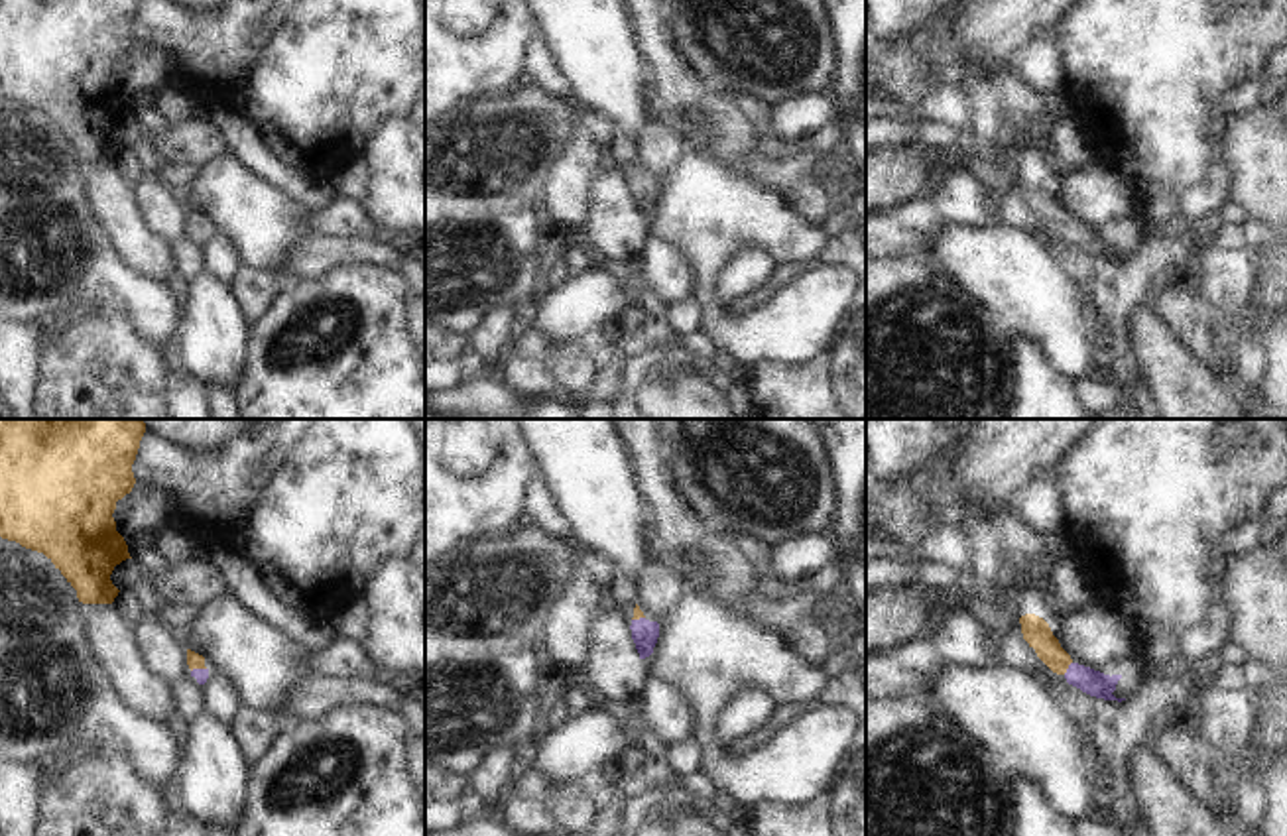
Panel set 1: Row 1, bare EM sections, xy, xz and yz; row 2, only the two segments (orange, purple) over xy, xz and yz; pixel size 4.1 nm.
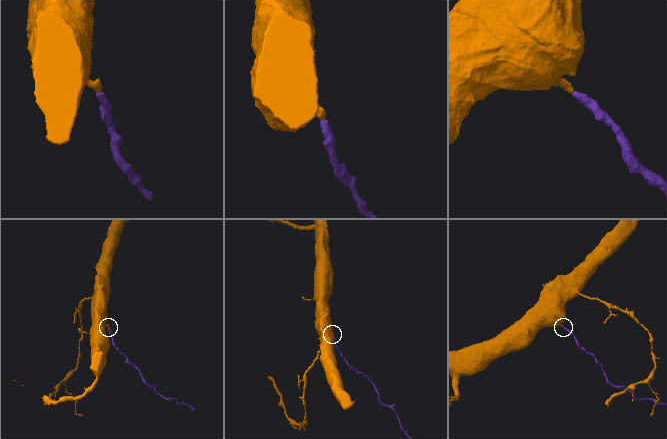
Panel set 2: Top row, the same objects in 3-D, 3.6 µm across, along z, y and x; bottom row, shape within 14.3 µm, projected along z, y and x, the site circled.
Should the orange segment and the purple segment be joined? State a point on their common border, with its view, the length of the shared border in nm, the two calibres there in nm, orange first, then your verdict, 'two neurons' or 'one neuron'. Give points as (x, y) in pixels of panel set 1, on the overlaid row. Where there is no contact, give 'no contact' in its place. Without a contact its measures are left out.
meets orange in yz at (1067, 667); contact 70 nm long; 110 nm thick on the orange side, 110 nm on the other; one neuron

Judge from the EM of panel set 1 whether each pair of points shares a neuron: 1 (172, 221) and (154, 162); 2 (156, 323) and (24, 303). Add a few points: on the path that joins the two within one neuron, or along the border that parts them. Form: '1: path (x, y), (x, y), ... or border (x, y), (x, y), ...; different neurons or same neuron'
1: path (160, 207), (150, 193), (150, 176); same neuron
2: path (122, 290), (113, 286), (58, 286); same neuron

